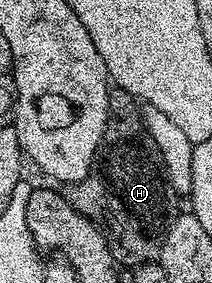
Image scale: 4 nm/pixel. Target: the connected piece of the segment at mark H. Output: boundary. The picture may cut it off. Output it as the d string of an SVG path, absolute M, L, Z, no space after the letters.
M109 88L111 116L128 118L109 124L90 171L66 189L68 202L88 220L99 224L111 244L112 256L124 267L147 265L159 258L164 236L174 216L174 194L164 176L160 152L156 150L154 139L145 131L143 120L137 116L136 105L125 89Z

